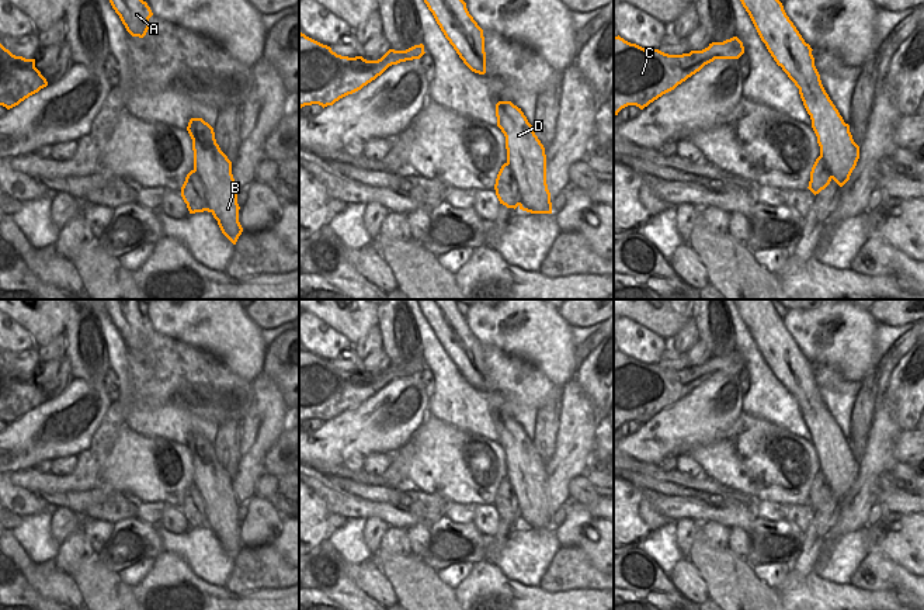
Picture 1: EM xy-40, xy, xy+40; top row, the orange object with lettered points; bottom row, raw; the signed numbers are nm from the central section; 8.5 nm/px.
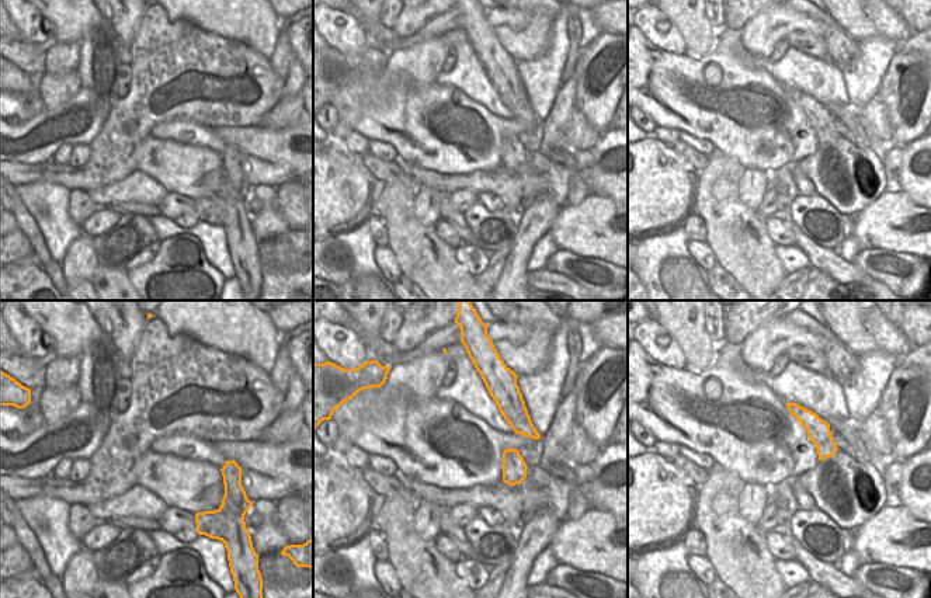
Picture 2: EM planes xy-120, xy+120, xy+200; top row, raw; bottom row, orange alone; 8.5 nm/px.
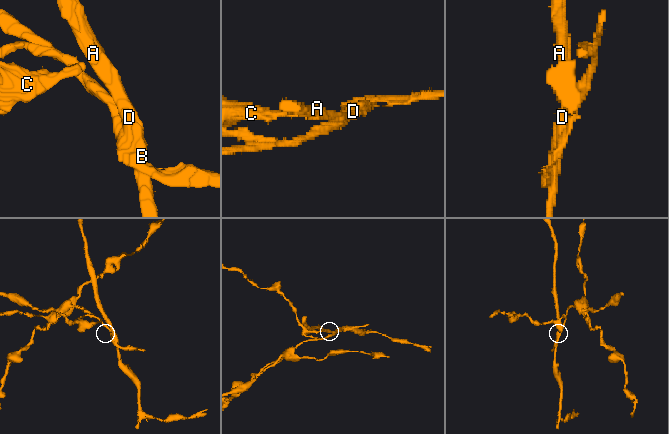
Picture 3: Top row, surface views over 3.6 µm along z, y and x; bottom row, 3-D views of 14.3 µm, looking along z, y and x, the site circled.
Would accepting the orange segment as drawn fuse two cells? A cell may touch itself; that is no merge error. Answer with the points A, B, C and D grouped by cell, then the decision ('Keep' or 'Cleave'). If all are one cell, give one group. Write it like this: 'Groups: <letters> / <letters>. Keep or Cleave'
Groups: A B D / C. Cleave.

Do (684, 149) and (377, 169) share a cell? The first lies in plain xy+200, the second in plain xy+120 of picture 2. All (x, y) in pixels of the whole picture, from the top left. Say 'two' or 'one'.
one

